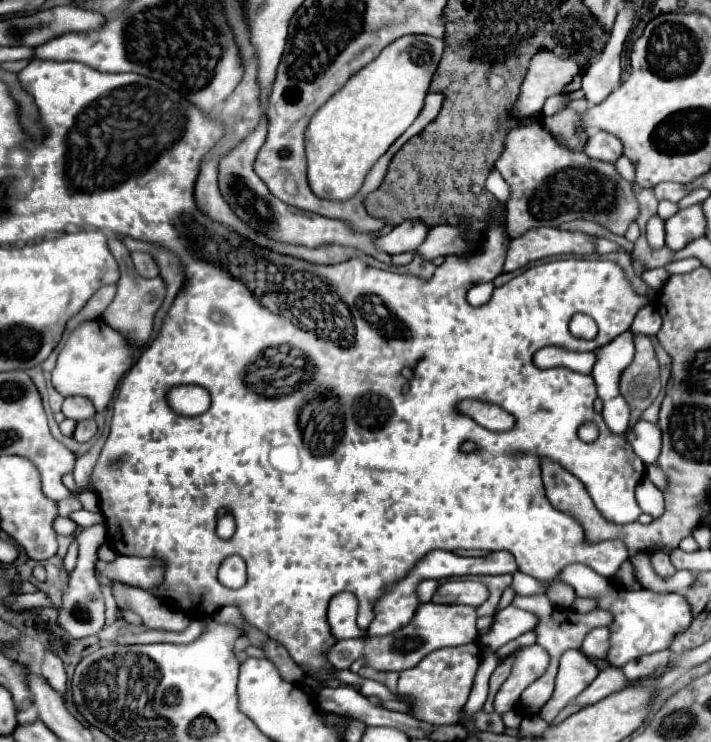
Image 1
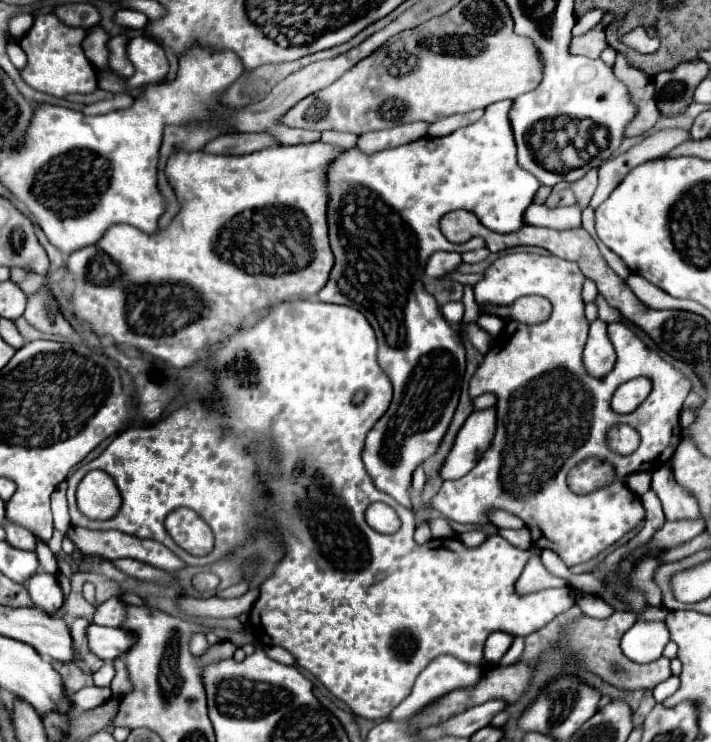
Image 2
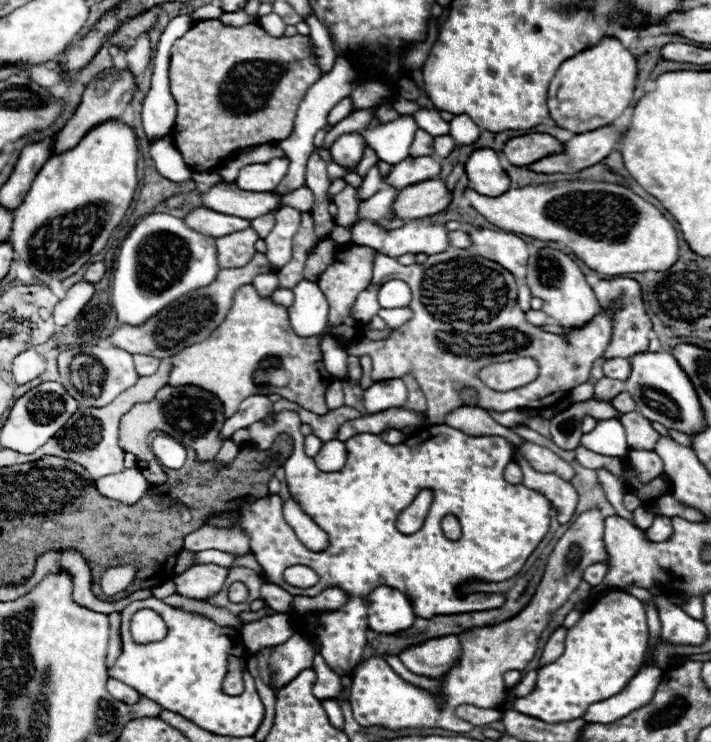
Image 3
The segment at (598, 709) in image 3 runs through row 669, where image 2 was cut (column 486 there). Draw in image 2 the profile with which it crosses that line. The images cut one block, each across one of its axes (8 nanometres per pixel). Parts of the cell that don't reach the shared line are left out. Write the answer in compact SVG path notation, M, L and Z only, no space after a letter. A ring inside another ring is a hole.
M494 632L488 636L486 646L484 646L484 658L488 664L498 664L500 658L508 652L512 644L512 636L506 632Z

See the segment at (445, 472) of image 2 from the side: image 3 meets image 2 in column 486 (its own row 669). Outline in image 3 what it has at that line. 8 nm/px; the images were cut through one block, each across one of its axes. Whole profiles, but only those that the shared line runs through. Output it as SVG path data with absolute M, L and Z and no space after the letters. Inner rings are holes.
M442 636L416 646L410 646L400 656L402 664L420 676L442 676L460 658L458 636Z

